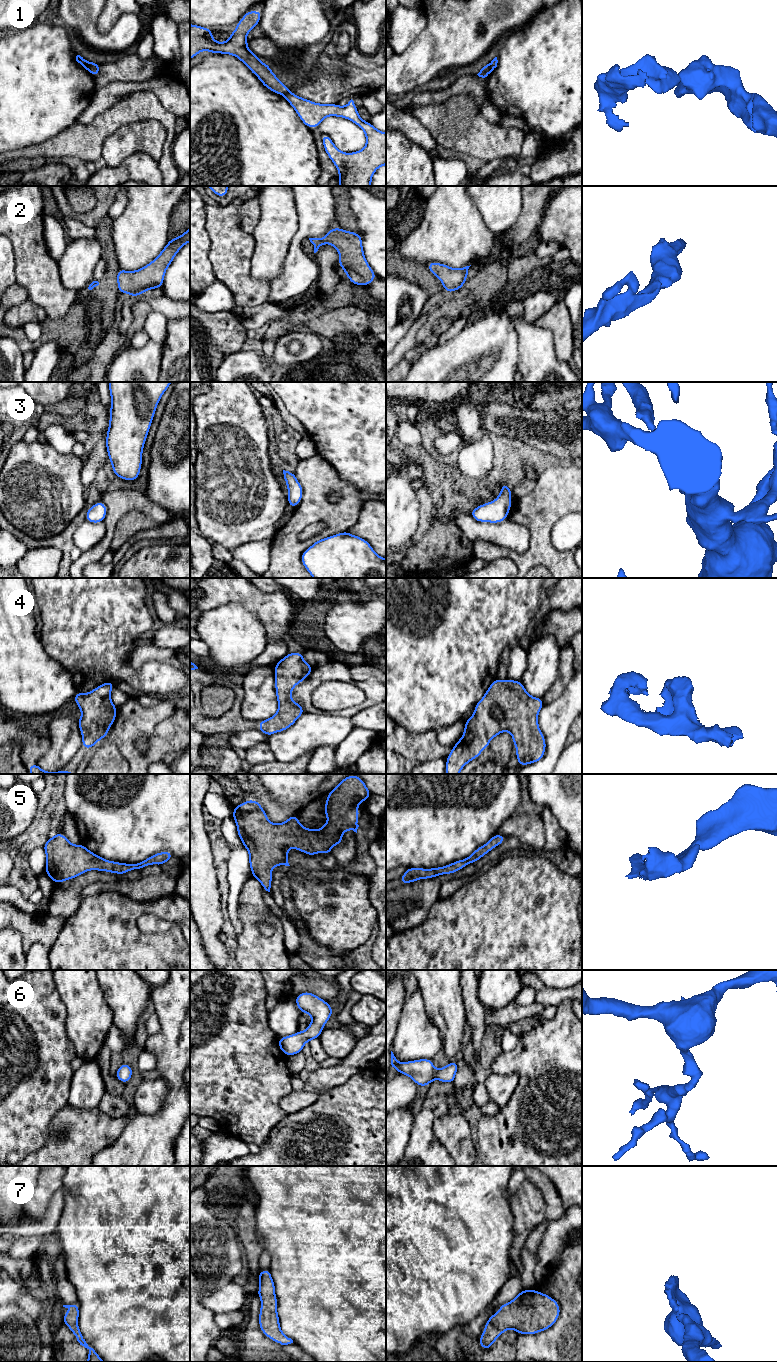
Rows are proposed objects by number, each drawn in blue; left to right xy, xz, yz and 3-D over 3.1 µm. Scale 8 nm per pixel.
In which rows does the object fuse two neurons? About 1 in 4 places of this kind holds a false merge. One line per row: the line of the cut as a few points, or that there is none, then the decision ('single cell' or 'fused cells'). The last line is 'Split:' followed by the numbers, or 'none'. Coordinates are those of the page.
1: cut in xy along (88, 62), (89, 70); fused cells
2: no cut; single cell
3: no cut; single cell
4: no cut; single cell
5: no cut; single cell
6: no cut; single cell
7: no cut; single cell
Split: 1

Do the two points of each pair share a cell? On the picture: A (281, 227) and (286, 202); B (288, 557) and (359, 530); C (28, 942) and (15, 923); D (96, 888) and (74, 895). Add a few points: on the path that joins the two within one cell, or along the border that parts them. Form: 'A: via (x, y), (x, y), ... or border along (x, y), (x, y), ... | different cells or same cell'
A: via (281, 221), (281, 208) | same cell
B: border along (361, 510), (358, 520), (347, 530) | different cells
C: via (28, 937), (20, 927) | same cell
D: border along (104, 883), (93, 882), (87, 885), (81, 894) | different cells

